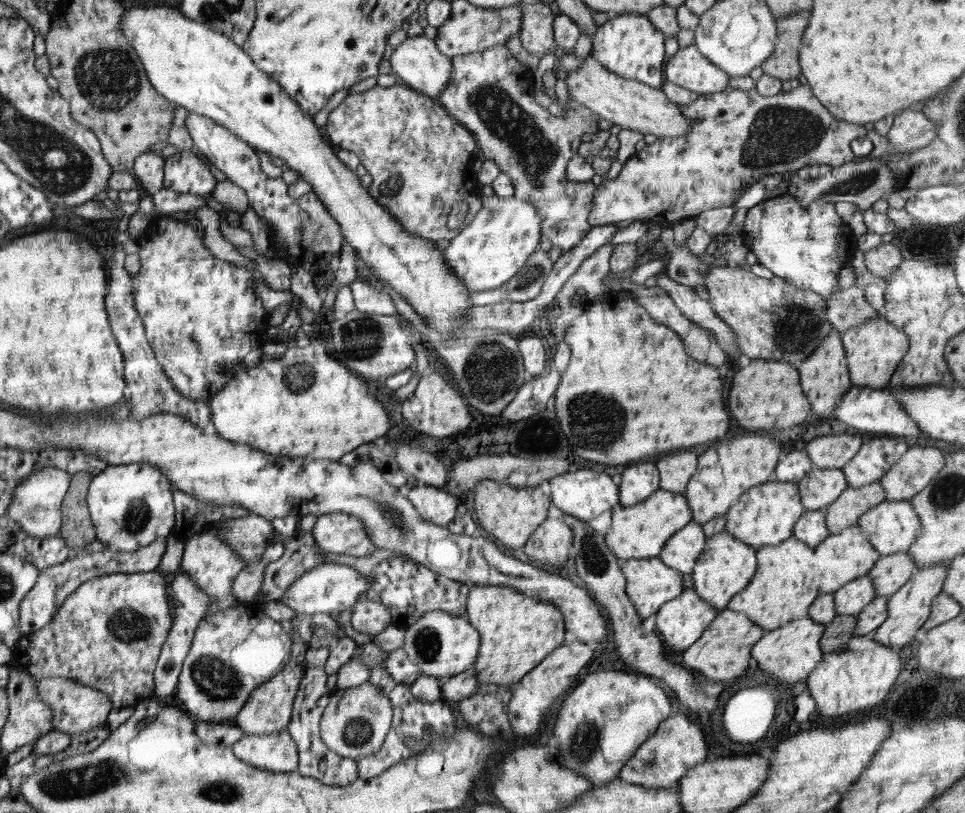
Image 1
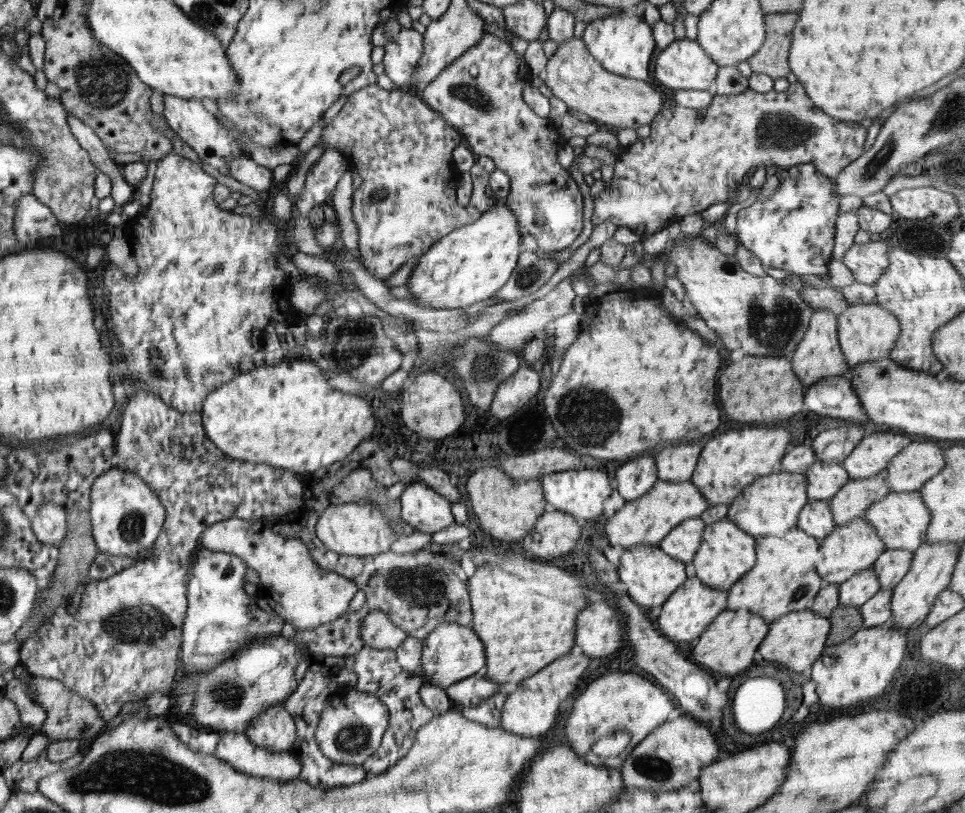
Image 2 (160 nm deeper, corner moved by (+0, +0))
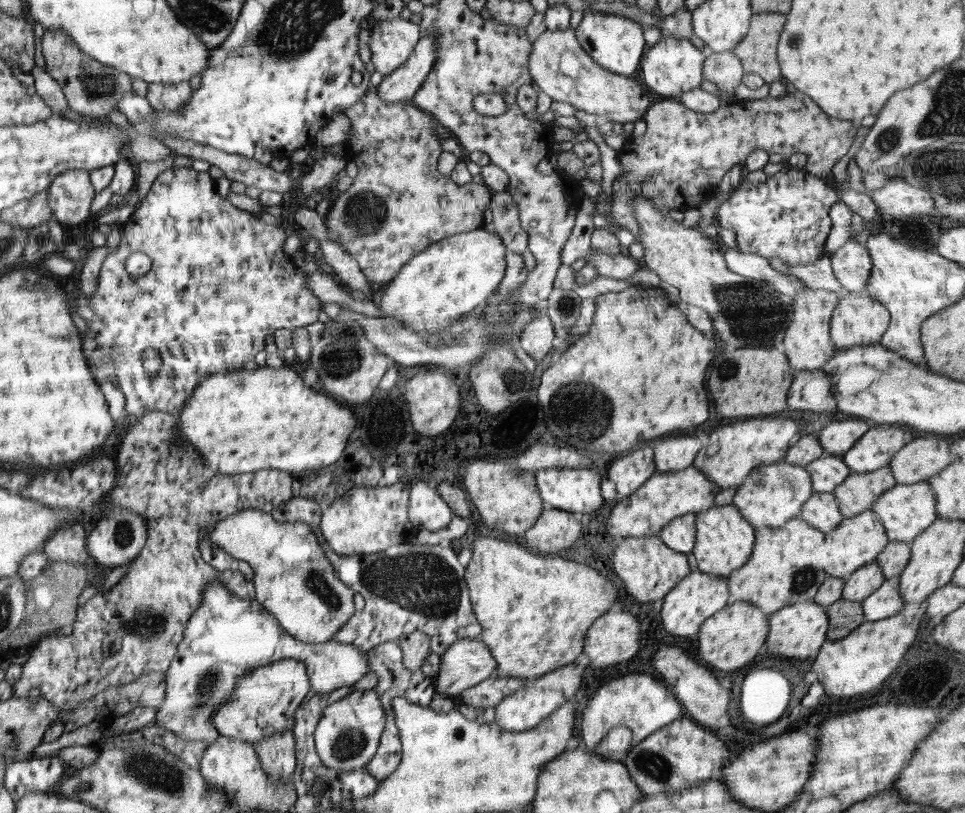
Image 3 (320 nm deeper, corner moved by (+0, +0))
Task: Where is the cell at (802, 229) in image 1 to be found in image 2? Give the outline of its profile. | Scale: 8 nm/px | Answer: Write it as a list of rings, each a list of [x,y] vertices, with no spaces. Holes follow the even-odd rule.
[[[804,176],[782,180],[774,194],[756,199],[752,206],[736,214],[735,238],[753,252],[765,266],[783,268],[794,275],[816,274],[826,278],[833,256],[839,199],[832,193],[831,178]]]

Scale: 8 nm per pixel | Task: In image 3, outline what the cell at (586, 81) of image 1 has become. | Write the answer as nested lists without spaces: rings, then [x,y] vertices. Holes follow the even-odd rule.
[[[573,29],[544,30],[531,43],[529,57],[527,69],[533,82],[556,102],[568,102],[574,108],[584,110],[588,114],[604,114],[609,121],[623,125],[626,122],[644,119],[645,112],[652,104],[648,89],[638,83],[635,76],[613,74],[586,54]]]

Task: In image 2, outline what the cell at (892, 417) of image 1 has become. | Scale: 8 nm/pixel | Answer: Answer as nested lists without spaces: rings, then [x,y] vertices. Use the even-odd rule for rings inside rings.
[[[847,376],[824,377],[805,388],[805,410],[816,415],[841,419],[846,422],[874,428],[872,419],[864,413],[857,394],[853,391]]]

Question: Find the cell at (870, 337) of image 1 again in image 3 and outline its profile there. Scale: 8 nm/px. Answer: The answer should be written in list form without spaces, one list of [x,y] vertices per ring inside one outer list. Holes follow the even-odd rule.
[[[847,295],[834,307],[830,338],[837,349],[876,344],[881,341],[890,319],[884,305],[872,297]]]

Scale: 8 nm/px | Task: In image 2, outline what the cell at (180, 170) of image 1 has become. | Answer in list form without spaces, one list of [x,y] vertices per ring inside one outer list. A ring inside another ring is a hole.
[[[172,152],[157,161],[157,168],[154,176],[153,187],[149,194],[150,202],[143,208],[142,213],[130,218],[124,225],[124,236],[132,244],[133,256],[137,265],[137,272],[129,276],[124,270],[112,262],[104,268],[103,281],[105,292],[108,297],[108,314],[112,322],[112,332],[114,338],[120,344],[120,354],[124,356],[124,362],[127,364],[127,377],[131,380],[141,380],[143,386],[151,392],[157,392],[159,397],[170,404],[170,407],[180,411],[180,413],[196,413],[203,409],[203,402],[213,390],[220,385],[226,384],[232,378],[240,374],[240,362],[246,356],[252,356],[254,352],[262,350],[264,342],[258,340],[264,334],[264,328],[268,324],[292,324],[297,322],[298,315],[296,309],[290,306],[288,302],[288,290],[290,290],[290,280],[285,275],[285,270],[276,264],[274,256],[282,250],[282,236],[278,226],[274,224],[275,218],[272,216],[252,217],[234,214],[233,211],[220,210],[217,202],[212,198],[212,190],[216,186],[216,180],[208,176],[202,169],[201,163],[196,163]]]

